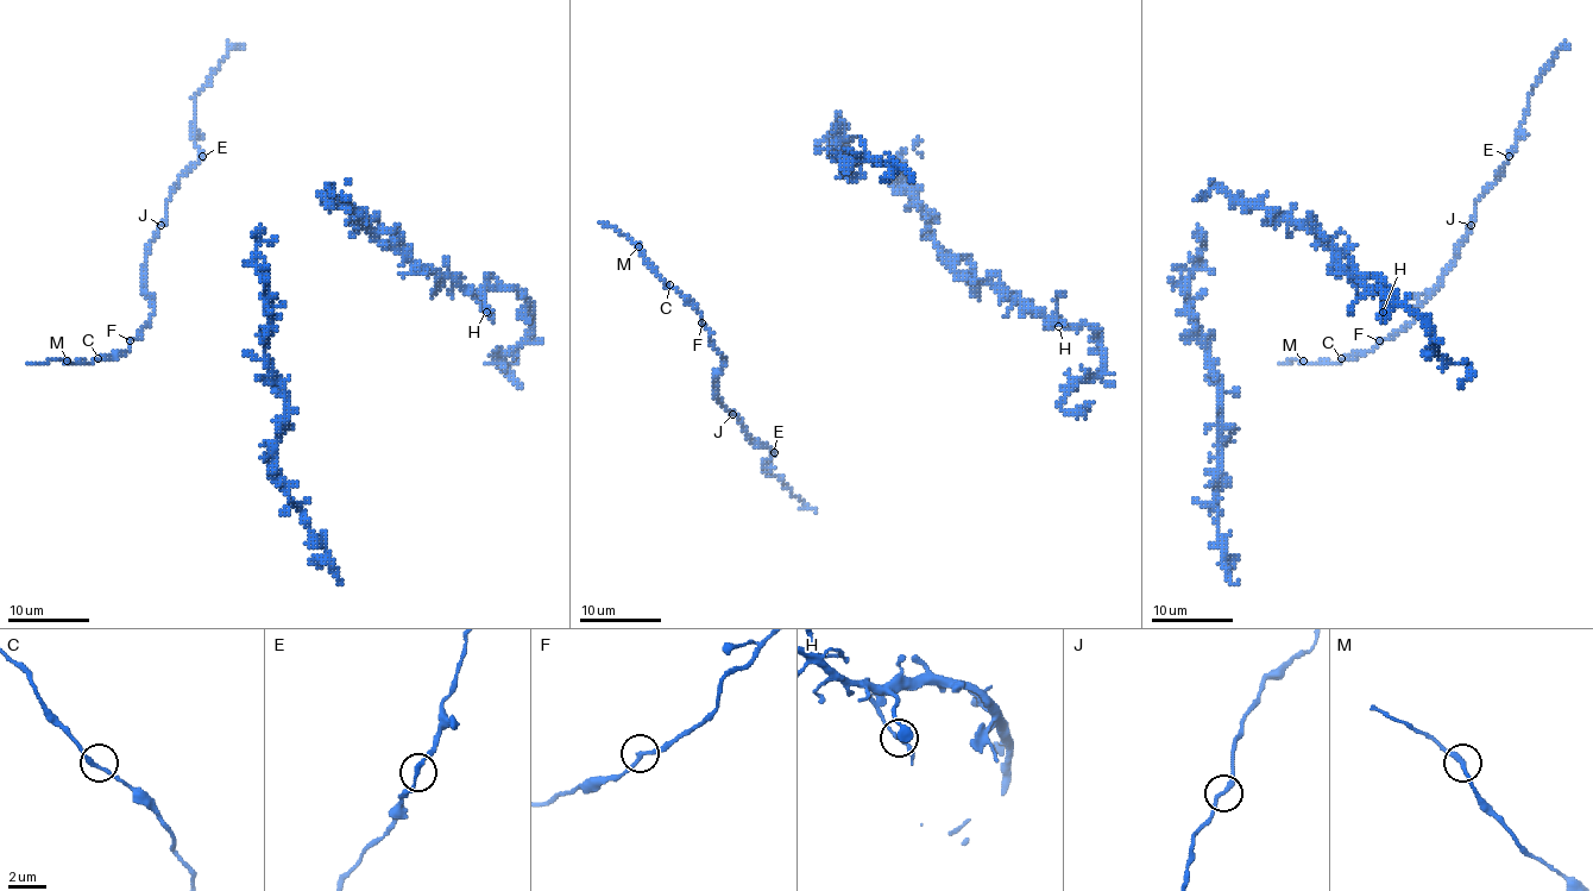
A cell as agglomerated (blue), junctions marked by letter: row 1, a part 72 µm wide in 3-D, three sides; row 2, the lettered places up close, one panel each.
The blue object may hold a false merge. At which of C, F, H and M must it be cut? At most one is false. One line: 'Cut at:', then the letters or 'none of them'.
Cut at: none of them

